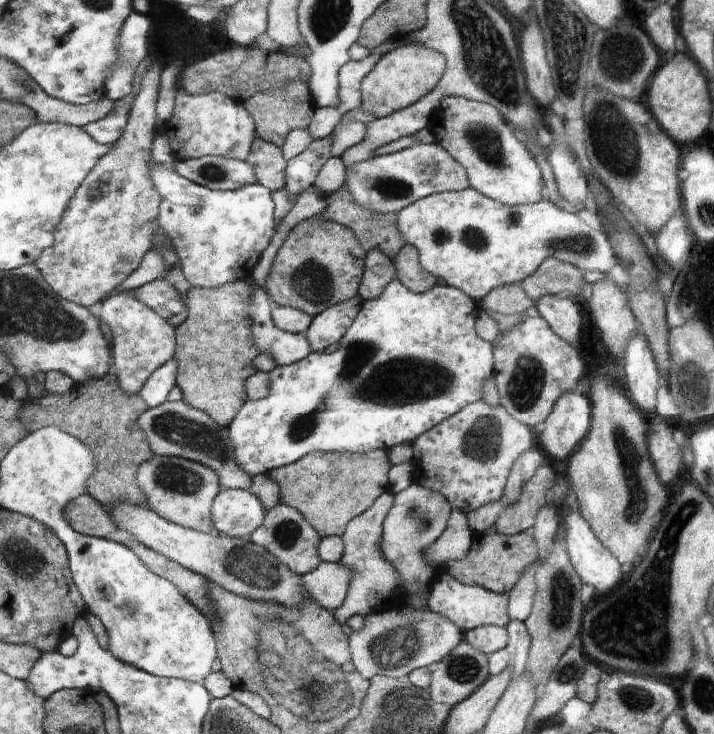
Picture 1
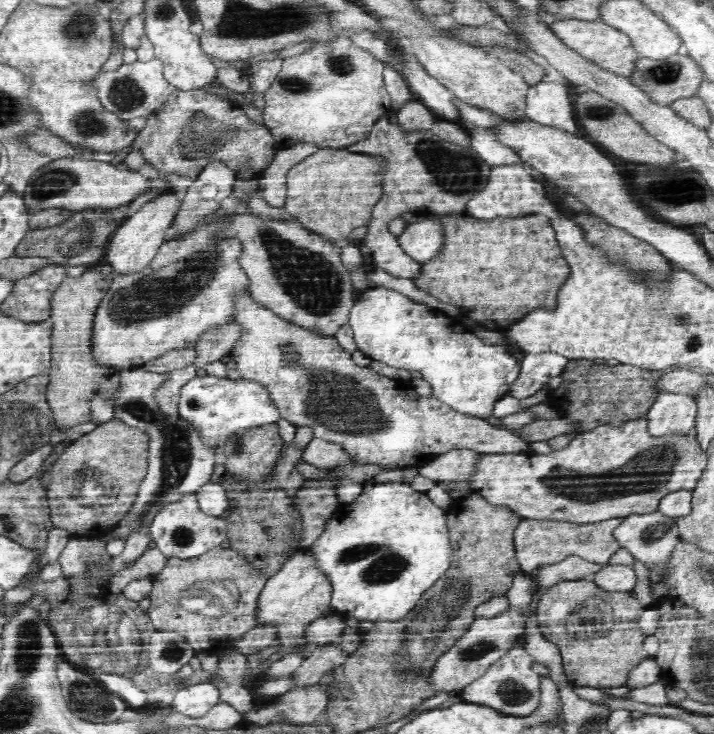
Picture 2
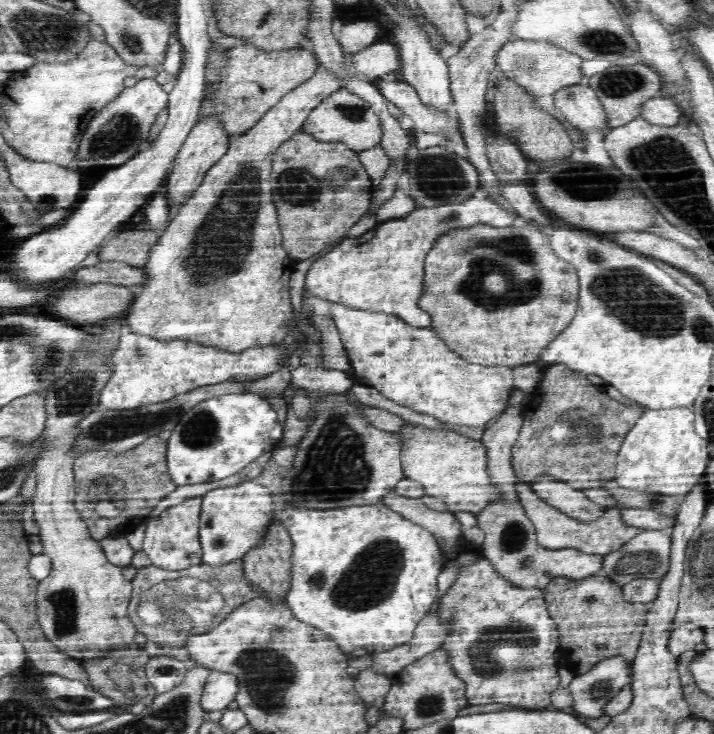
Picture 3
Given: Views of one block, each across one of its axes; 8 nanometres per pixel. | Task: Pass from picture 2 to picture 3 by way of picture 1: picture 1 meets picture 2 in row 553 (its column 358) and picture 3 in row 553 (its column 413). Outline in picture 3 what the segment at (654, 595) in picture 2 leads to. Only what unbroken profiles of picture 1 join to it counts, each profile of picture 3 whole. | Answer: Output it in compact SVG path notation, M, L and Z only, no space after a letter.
M661 529L641 530L619 549L603 556L603 570L598 575L608 577L614 584L623 587L634 579L663 578L671 562L670 531Z

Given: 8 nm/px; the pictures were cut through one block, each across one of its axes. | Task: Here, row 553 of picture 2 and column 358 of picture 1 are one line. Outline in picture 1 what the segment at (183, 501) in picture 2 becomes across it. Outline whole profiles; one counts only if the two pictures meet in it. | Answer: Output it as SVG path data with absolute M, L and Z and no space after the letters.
M438 143L414 144L405 150L372 156L347 168L346 186L356 200L370 212L392 214L424 197L443 192L458 192L471 186L467 170Z

